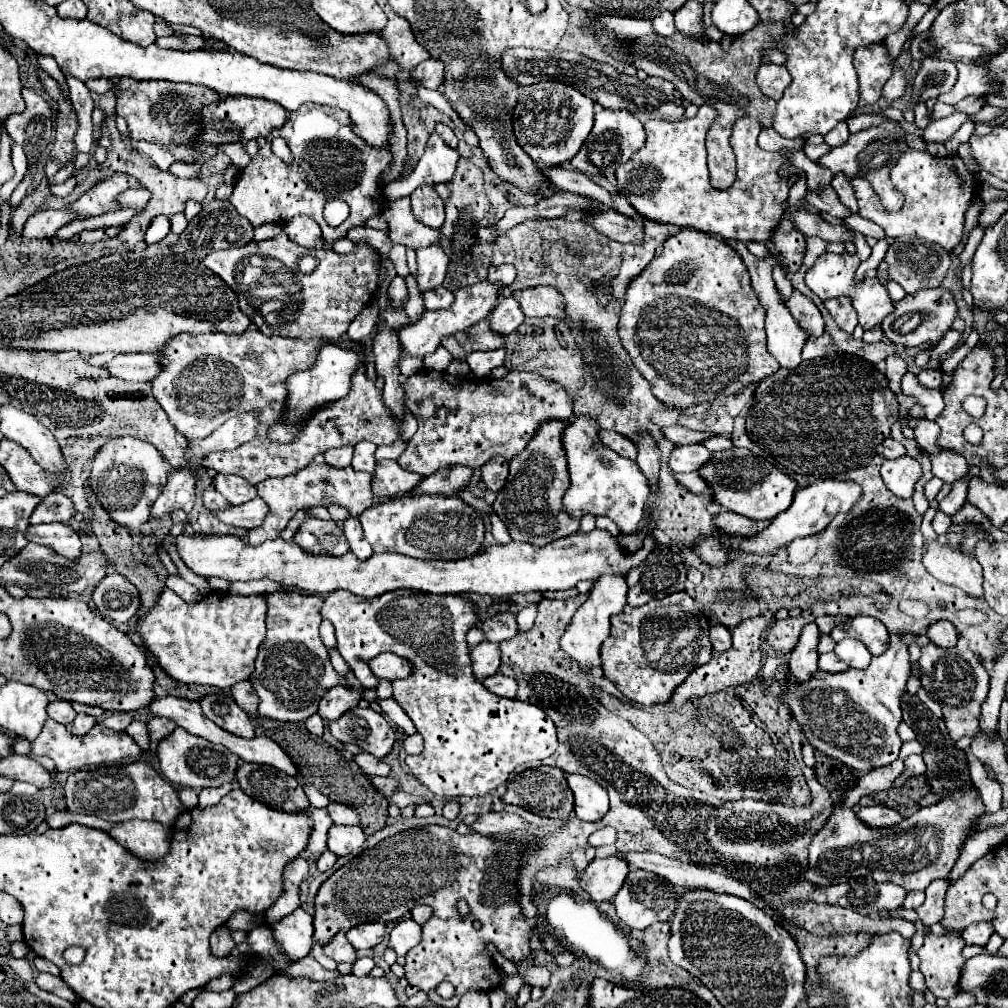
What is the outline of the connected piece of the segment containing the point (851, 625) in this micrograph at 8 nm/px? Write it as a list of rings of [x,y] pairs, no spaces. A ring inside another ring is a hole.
[[[867,615],[853,617],[853,619],[837,625],[831,631],[831,637],[833,637],[833,641],[841,641],[845,637],[859,639],[867,645],[867,649],[873,655],[881,655],[889,645],[889,631],[885,629],[885,625],[879,619],[867,617]]]

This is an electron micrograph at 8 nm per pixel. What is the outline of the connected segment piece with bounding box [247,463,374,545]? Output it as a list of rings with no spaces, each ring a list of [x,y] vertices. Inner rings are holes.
[[[309,463],[307,467],[303,467],[303,471],[297,471],[293,475],[287,477],[275,477],[275,479],[265,479],[257,485],[259,497],[263,497],[263,501],[267,501],[271,513],[267,515],[267,521],[263,521],[263,525],[259,525],[259,529],[251,529],[247,533],[247,541],[251,541],[251,545],[259,545],[267,539],[275,539],[279,537],[279,533],[287,527],[289,519],[305,507],[313,507],[313,505],[323,505],[323,503],[337,503],[341,507],[345,507],[351,515],[361,515],[365,509],[371,507],[374,494],[372,491],[372,475],[367,472],[353,471],[353,467],[345,467],[345,469],[329,469],[329,465],[317,465],[317,463]]]

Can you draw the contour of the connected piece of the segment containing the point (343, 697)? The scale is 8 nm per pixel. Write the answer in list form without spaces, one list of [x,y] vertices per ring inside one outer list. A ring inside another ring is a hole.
[[[333,687],[333,689],[329,689],[327,693],[325,693],[325,697],[319,701],[319,715],[321,715],[321,719],[325,719],[325,721],[335,721],[335,719],[339,719],[345,711],[349,711],[349,709],[353,709],[353,707],[357,707],[357,703],[359,703],[359,699],[361,699],[361,693],[363,693],[363,689],[353,689],[353,691],[349,691],[349,689],[345,689],[345,687]]]

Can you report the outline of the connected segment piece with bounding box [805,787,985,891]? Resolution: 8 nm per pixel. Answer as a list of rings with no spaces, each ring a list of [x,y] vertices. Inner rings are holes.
[[[975,787],[969,789],[955,789],[947,793],[937,805],[919,809],[911,819],[903,819],[901,823],[887,827],[887,829],[867,829],[857,817],[853,809],[837,807],[825,827],[817,831],[811,847],[809,847],[809,865],[805,869],[805,879],[815,887],[831,887],[837,883],[843,883],[845,879],[853,877],[873,877],[875,881],[891,881],[895,885],[901,885],[907,891],[913,889],[925,889],[935,879],[947,879],[949,871],[953,869],[963,841],[967,839],[967,831],[974,819],[985,813],[985,805],[979,797],[979,791]]]

